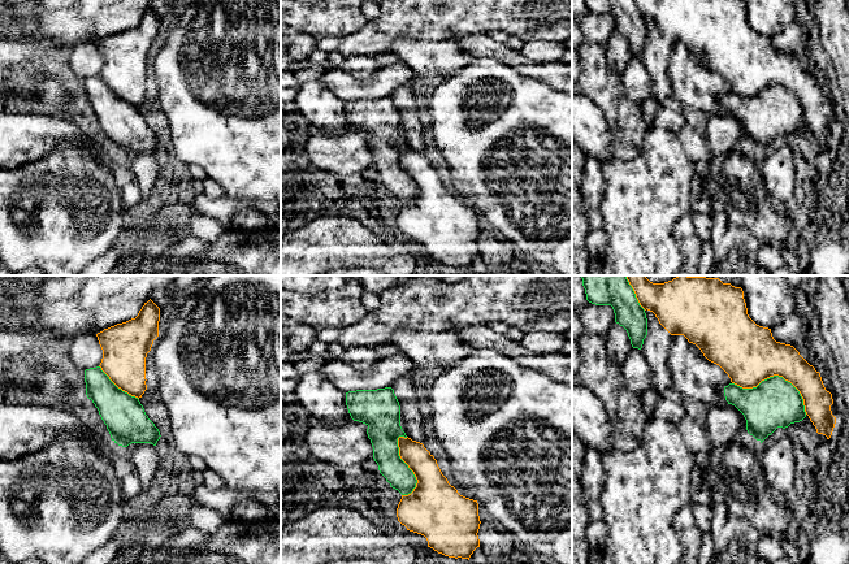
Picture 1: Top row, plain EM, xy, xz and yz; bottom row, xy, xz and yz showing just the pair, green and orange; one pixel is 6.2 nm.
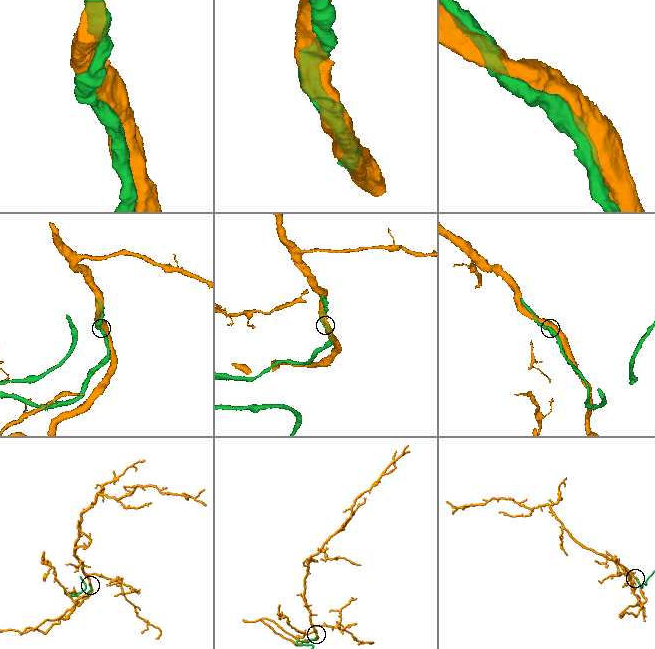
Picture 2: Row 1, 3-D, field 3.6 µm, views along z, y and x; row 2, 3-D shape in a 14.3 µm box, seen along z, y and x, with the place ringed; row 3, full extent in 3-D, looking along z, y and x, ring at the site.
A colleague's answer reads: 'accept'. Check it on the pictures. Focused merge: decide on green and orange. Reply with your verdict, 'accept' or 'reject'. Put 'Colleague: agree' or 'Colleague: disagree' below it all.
accept
Colleague: agree

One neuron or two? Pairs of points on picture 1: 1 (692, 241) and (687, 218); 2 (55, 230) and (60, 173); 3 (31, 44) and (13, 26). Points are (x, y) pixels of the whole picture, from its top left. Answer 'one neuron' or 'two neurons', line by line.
1: one neuron
2: one neuron
3: two neurons

